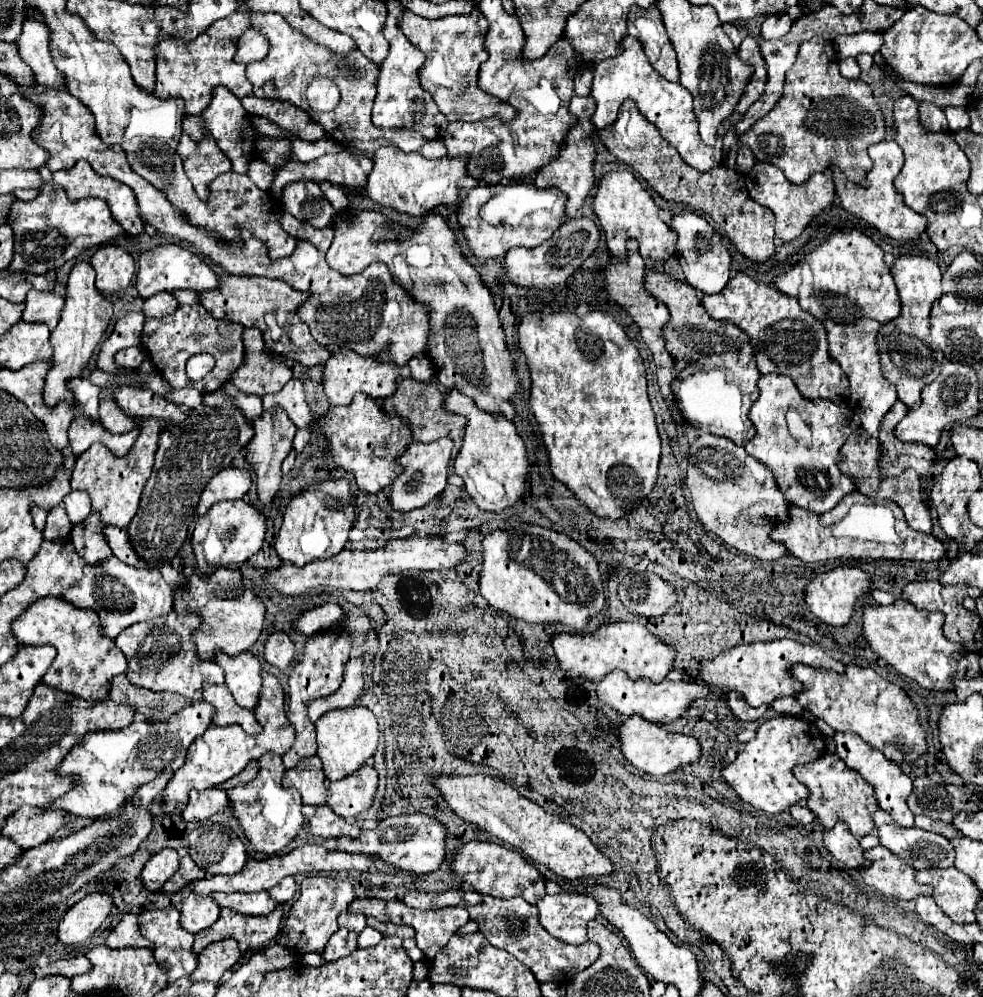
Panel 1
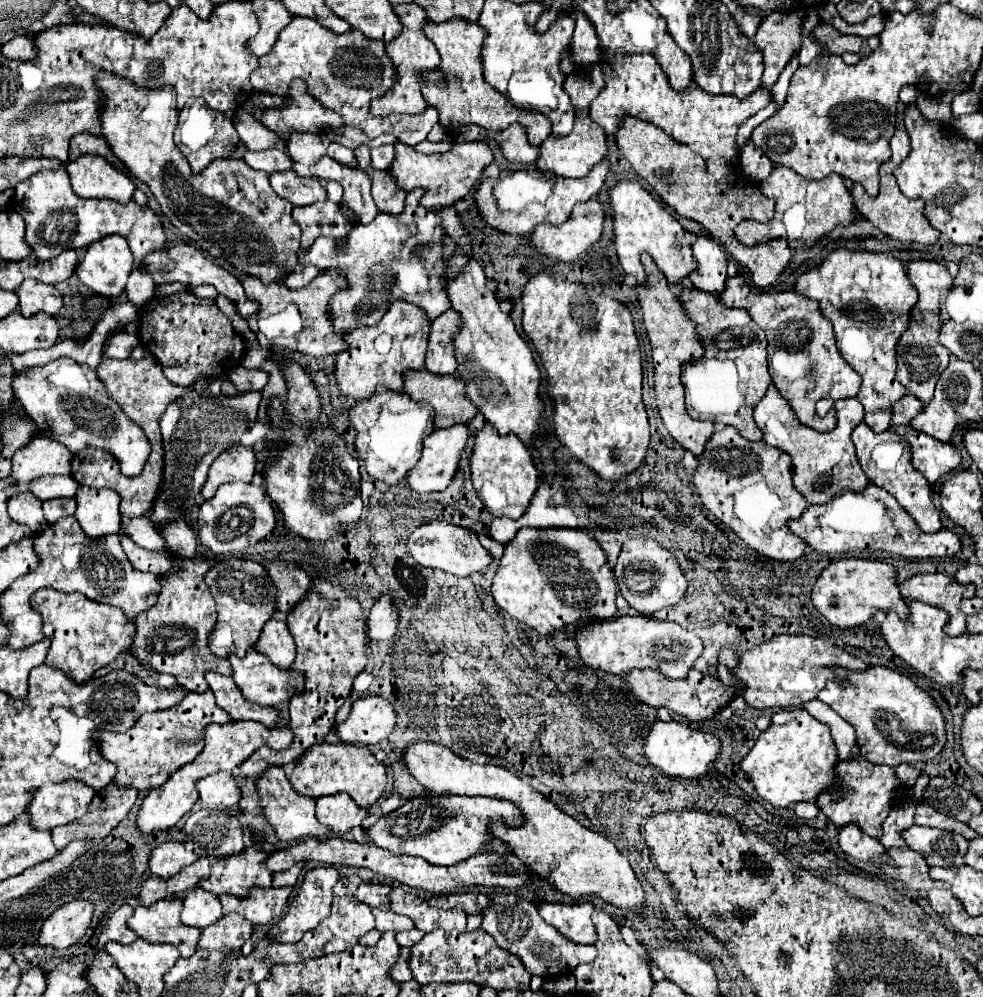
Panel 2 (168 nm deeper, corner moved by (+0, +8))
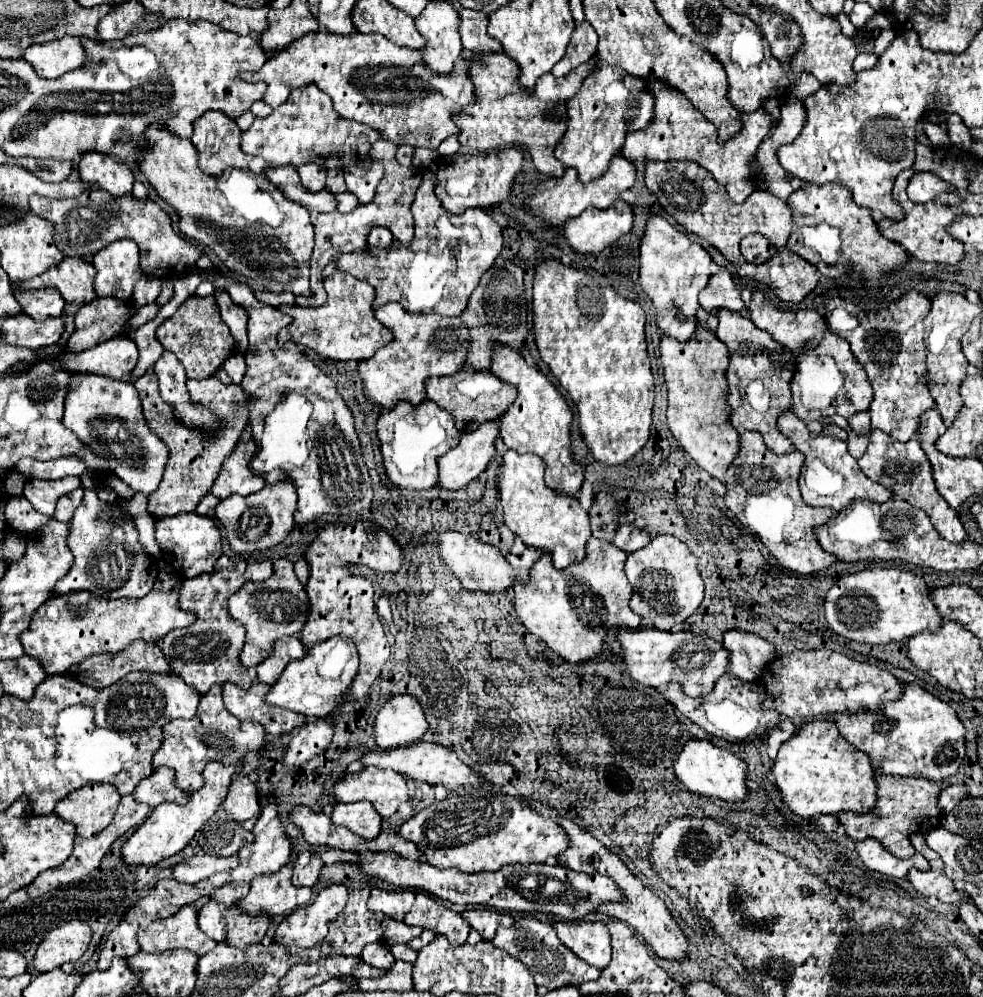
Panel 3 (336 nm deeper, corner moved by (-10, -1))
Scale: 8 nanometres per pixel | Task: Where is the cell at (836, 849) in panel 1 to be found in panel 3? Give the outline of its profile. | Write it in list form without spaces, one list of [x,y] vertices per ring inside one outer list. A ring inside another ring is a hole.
[[[875,838],[857,842],[857,852],[859,852],[859,858],[863,860],[863,864],[865,864],[867,868],[881,872],[881,874],[887,874],[887,876],[905,878],[907,872],[909,872],[913,866],[919,868],[919,870],[929,870],[929,862],[927,862],[923,856],[915,854],[915,856],[909,858],[909,860],[895,858],[891,852],[887,852],[885,848],[881,848],[881,842],[877,842]]]

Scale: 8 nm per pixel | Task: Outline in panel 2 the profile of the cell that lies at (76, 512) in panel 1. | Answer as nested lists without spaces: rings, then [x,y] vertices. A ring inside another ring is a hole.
[[[65,475],[65,477],[43,477],[35,481],[35,485],[31,485],[31,493],[41,501],[55,497],[75,499],[77,489],[75,489],[75,479],[71,475]]]

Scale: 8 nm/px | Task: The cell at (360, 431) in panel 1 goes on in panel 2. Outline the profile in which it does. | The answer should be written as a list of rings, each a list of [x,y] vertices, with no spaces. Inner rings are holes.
[[[379,385],[369,399],[355,403],[349,409],[349,421],[357,431],[355,449],[365,461],[367,473],[375,481],[383,481],[387,485],[397,485],[401,479],[405,479],[407,471],[421,457],[423,439],[433,431],[433,415],[431,405],[419,405],[407,399],[405,393],[391,391],[383,385]]]

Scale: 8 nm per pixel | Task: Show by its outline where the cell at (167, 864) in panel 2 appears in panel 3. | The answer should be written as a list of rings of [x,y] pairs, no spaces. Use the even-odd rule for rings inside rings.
[[[233,854],[229,858],[219,858],[219,856],[193,856],[189,860],[183,860],[181,864],[177,864],[173,868],[173,878],[177,882],[187,882],[187,884],[195,884],[203,878],[209,878],[215,872],[221,870],[233,870],[239,864],[239,856]]]

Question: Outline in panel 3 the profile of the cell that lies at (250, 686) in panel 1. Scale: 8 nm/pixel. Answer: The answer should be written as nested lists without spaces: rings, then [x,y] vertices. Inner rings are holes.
[[[345,636],[327,638],[311,646],[311,652],[307,652],[301,660],[293,660],[285,668],[277,684],[273,684],[271,692],[265,696],[265,702],[287,710],[295,710],[305,716],[325,718],[341,710],[343,696],[349,692],[357,676],[357,670],[359,670],[359,654],[353,640]]]

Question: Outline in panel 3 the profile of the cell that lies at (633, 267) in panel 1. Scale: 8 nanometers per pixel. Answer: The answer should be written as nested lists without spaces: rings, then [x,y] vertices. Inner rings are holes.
[[[697,326],[689,342],[661,338],[661,360],[669,390],[667,424],[681,448],[713,478],[725,482],[725,472],[739,454],[739,432],[729,422],[725,370],[729,362],[727,346],[711,332]]]

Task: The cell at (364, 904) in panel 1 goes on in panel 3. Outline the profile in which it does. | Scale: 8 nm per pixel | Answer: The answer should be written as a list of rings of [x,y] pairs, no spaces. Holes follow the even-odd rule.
[[[373,888],[367,908],[373,912],[383,912],[393,920],[403,920],[415,902],[413,890],[381,890]]]

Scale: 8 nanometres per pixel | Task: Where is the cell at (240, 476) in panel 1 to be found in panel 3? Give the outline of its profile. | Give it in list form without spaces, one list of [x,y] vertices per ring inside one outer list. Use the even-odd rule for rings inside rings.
[[[239,440],[235,450],[225,458],[211,494],[219,496],[219,498],[229,498],[233,494],[249,496],[253,492],[259,492],[265,486],[265,480],[257,478],[249,470],[249,458],[253,458],[251,456],[253,452],[255,452],[253,440],[249,440],[249,442]]]

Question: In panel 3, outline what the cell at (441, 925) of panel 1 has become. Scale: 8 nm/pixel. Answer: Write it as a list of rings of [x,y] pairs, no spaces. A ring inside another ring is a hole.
[[[417,892],[417,900],[403,922],[409,926],[429,928],[435,934],[443,934],[453,946],[465,944],[467,934],[471,930],[471,926],[459,912],[451,910],[441,900],[427,896],[425,892]]]

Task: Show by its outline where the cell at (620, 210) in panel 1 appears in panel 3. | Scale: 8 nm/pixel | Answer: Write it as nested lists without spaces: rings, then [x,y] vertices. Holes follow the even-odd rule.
[[[649,216],[647,230],[641,240],[641,286],[647,292],[647,296],[653,300],[653,306],[657,310],[657,326],[665,336],[671,336],[679,342],[687,342],[695,328],[695,312],[697,312],[697,296],[707,286],[711,278],[711,256],[709,252],[689,240],[689,236],[667,222],[663,216]],[[677,310],[685,316],[685,322],[677,318]]]

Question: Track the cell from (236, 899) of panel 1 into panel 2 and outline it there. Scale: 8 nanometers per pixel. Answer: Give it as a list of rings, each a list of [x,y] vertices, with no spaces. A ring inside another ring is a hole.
[[[253,845],[235,857],[215,861],[211,865],[211,875],[201,881],[201,889],[215,895],[227,893],[245,899],[255,887],[271,887],[271,873],[263,869],[263,857],[267,857],[263,847]]]

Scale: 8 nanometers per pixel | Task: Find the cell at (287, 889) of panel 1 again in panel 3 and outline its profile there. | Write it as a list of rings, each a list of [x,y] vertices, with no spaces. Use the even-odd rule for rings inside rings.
[[[301,852],[293,866],[293,884],[295,886],[315,886],[321,868],[323,868],[321,858],[315,858],[311,852]]]

